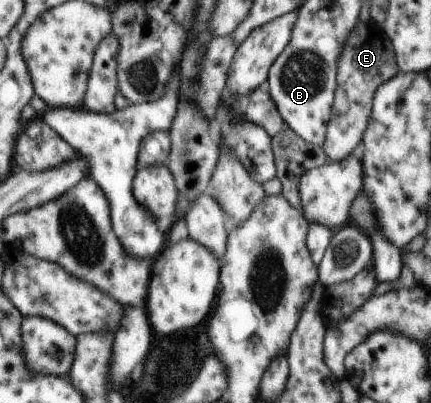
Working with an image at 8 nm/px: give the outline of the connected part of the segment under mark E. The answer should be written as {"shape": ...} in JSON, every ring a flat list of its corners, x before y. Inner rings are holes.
{"shape":[[371,19,365,25,357,23,343,48,342,56,338,59,334,104,326,140,322,145,329,161,343,161,352,155,353,149,361,143,367,129,374,93,383,82,397,75,399,71,395,50,388,35,384,33,384,26,373,23]]}

